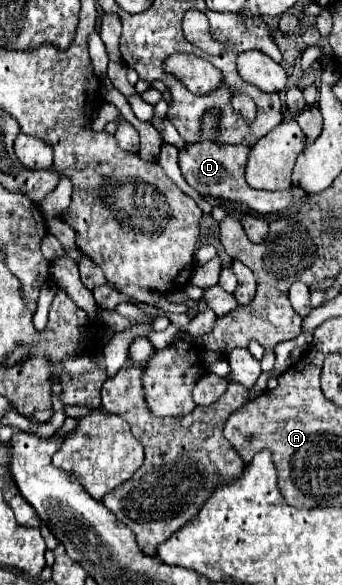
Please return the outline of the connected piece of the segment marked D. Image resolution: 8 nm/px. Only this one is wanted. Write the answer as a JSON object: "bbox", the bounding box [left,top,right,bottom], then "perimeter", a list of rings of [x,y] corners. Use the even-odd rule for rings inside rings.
{"bbox":[179,113,293,215],"perimeter":[[[207,113],[203,119],[203,141],[195,143],[195,145],[187,145],[185,151],[179,153],[179,167],[181,173],[185,177],[185,181],[203,197],[213,197],[213,199],[229,199],[229,201],[239,201],[243,205],[247,205],[251,211],[259,213],[259,215],[277,215],[283,209],[289,207],[289,203],[293,201],[293,193],[289,189],[285,191],[257,191],[253,187],[247,185],[245,181],[245,165],[247,165],[247,155],[251,151],[251,147],[245,145],[219,145],[213,143],[211,137],[217,129],[217,119],[219,113]]]}

